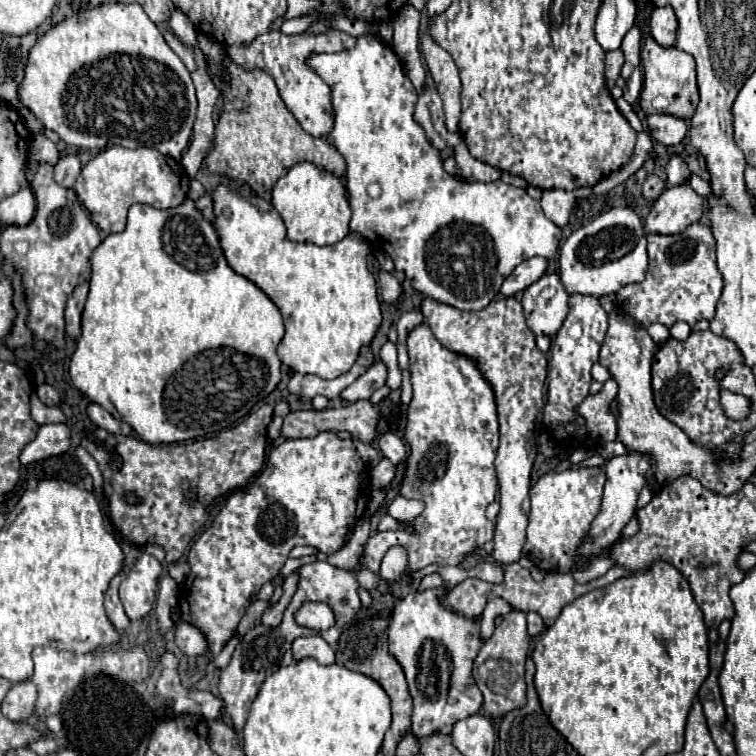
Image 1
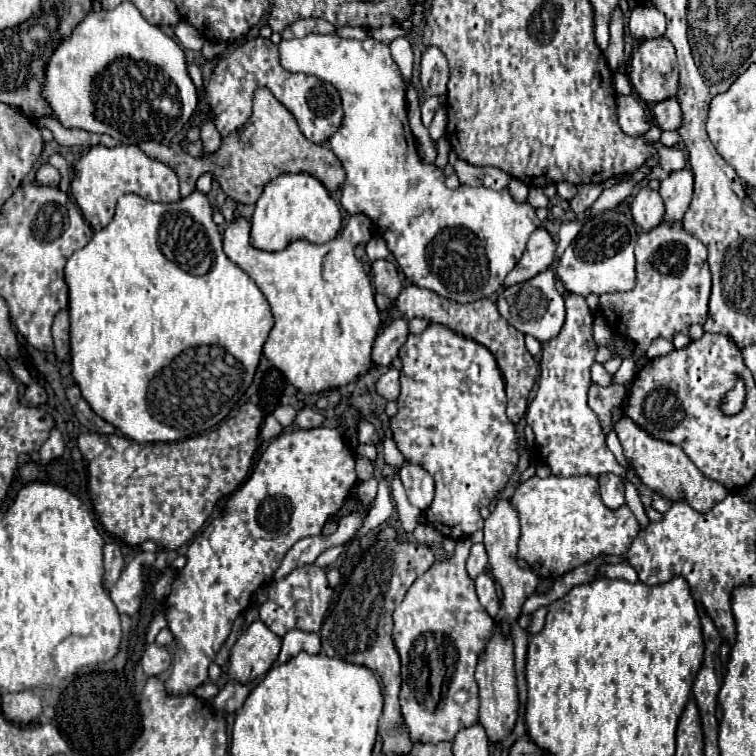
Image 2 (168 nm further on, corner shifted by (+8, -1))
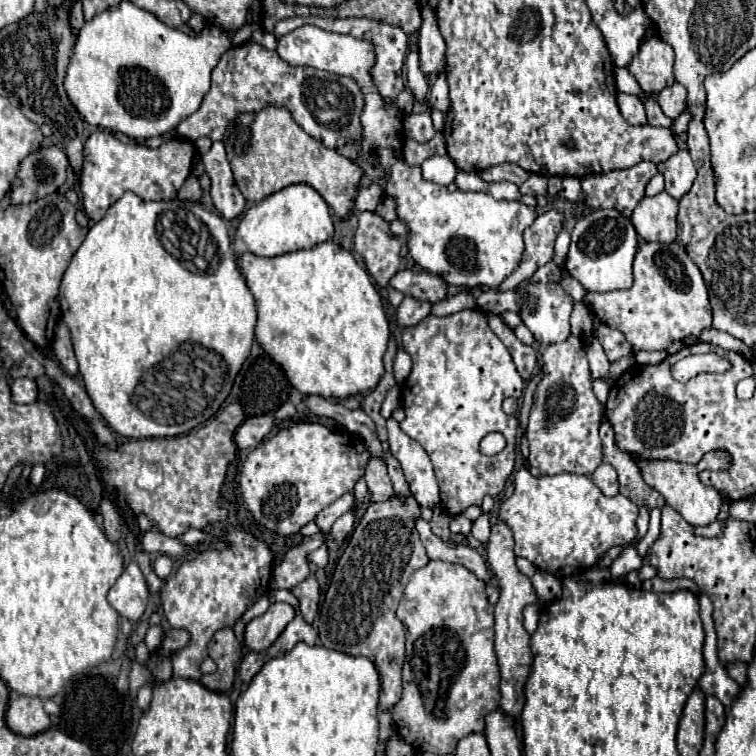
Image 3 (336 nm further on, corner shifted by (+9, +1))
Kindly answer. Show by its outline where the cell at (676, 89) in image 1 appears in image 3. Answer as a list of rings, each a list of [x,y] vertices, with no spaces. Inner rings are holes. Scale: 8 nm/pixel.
[[[653,36],[641,44],[639,54],[629,64],[629,72],[637,78],[645,92],[661,92],[675,82],[673,60],[673,48],[669,48],[669,44],[665,44],[661,38]]]

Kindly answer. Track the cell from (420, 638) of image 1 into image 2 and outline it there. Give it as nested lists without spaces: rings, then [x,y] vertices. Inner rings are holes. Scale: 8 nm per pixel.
[[[470,538],[458,540],[454,556],[432,564],[432,568],[418,576],[392,616],[392,638],[402,660],[400,704],[412,742],[452,742],[460,728],[466,728],[478,720],[474,668],[478,654],[484,650],[496,626],[478,602],[474,580],[466,574],[470,546]],[[444,684],[450,684],[446,696]]]

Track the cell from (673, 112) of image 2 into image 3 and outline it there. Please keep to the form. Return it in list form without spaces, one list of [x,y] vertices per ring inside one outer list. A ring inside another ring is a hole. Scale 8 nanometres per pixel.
[[[673,84],[665,90],[659,92],[659,98],[657,98],[661,110],[669,116],[669,118],[677,118],[685,108],[687,108],[687,92],[681,84]]]

